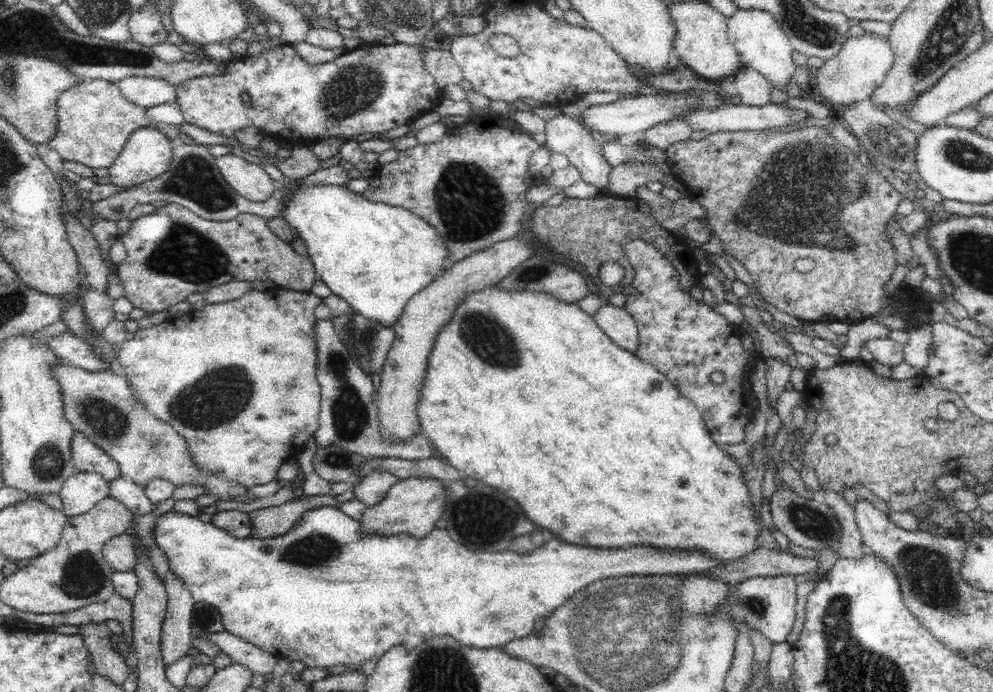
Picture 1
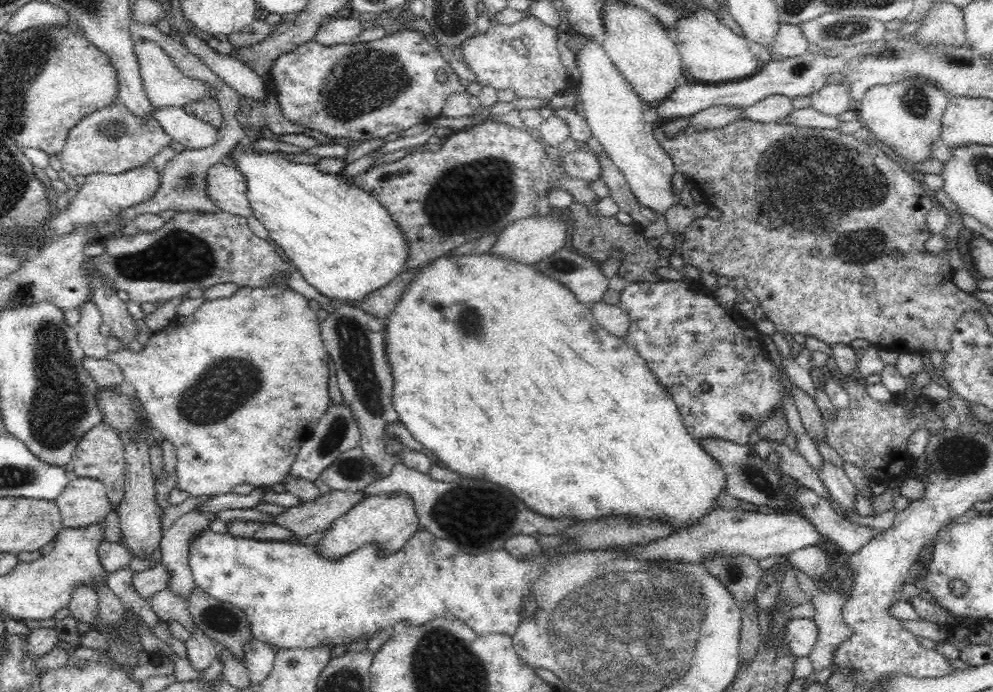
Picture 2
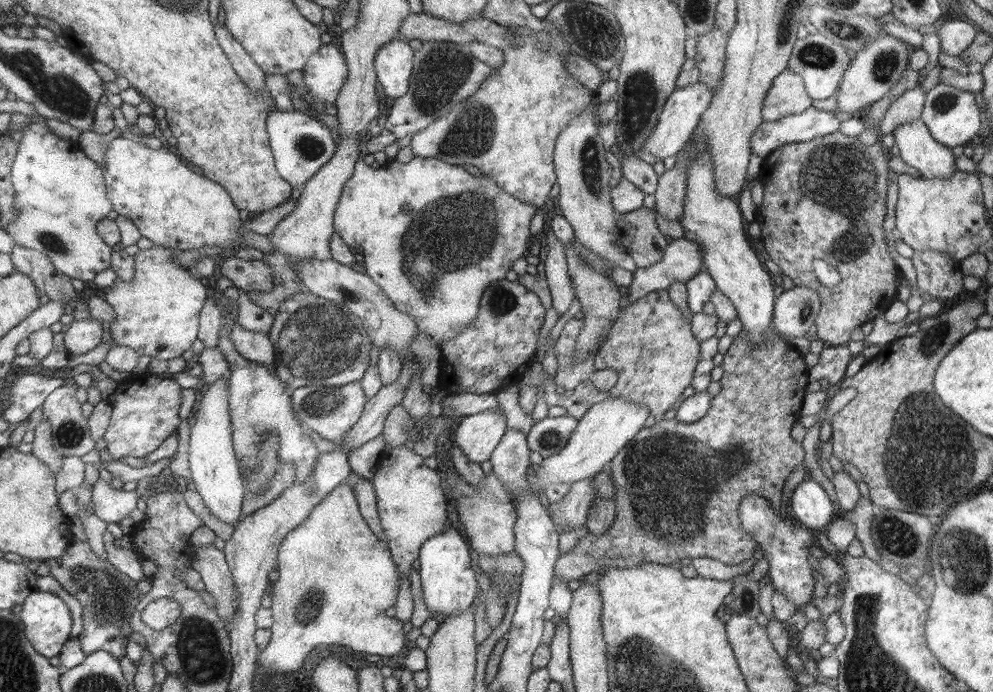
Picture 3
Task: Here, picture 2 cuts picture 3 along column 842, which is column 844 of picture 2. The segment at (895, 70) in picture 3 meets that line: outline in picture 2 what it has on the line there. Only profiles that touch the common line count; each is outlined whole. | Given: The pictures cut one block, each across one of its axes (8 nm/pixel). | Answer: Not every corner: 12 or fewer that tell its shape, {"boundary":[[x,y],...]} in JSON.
{"boundary":[[835,80],[811,95],[812,108],[838,116],[855,106]]}

